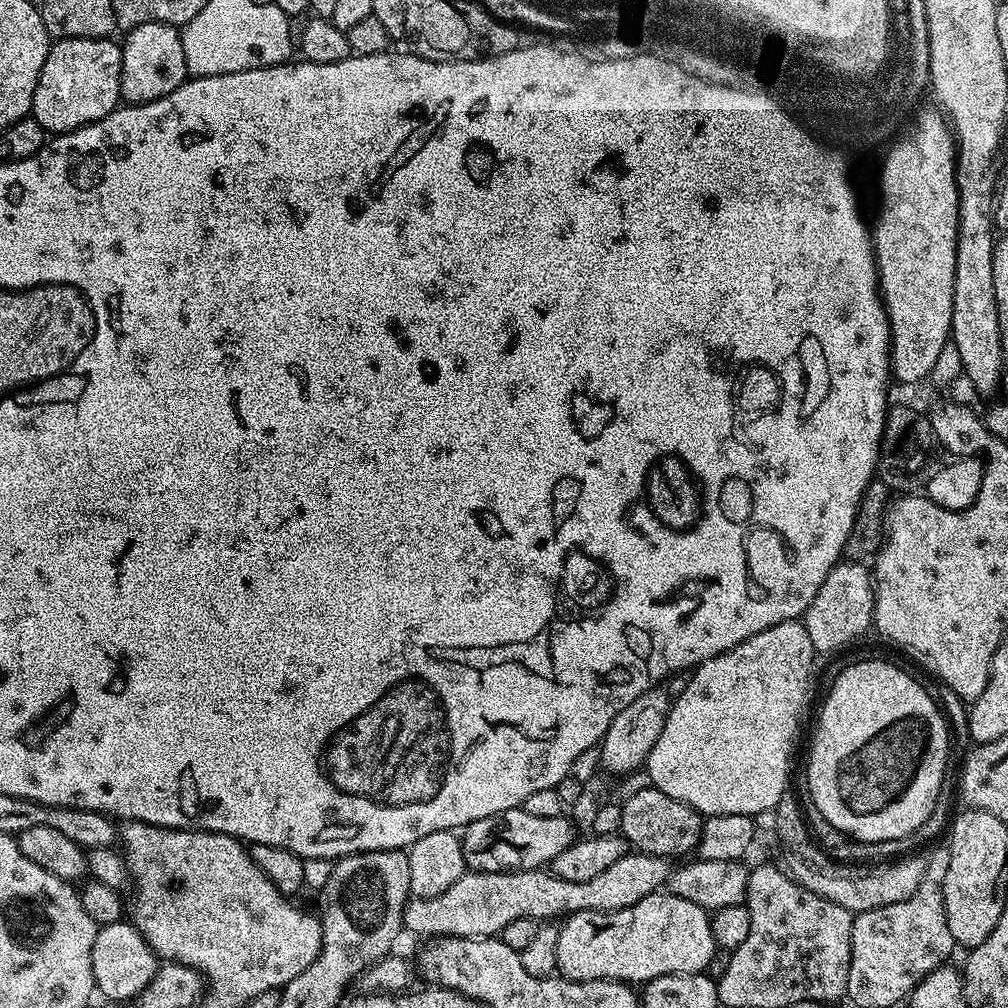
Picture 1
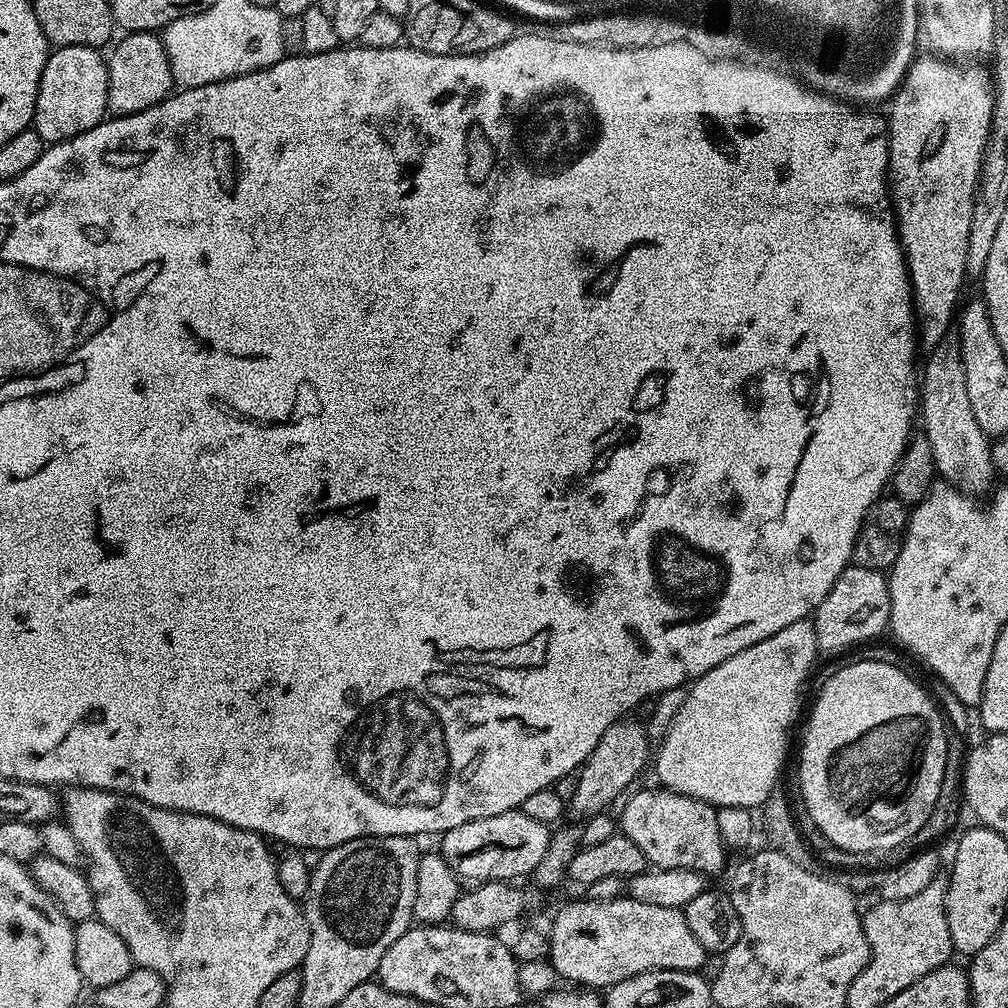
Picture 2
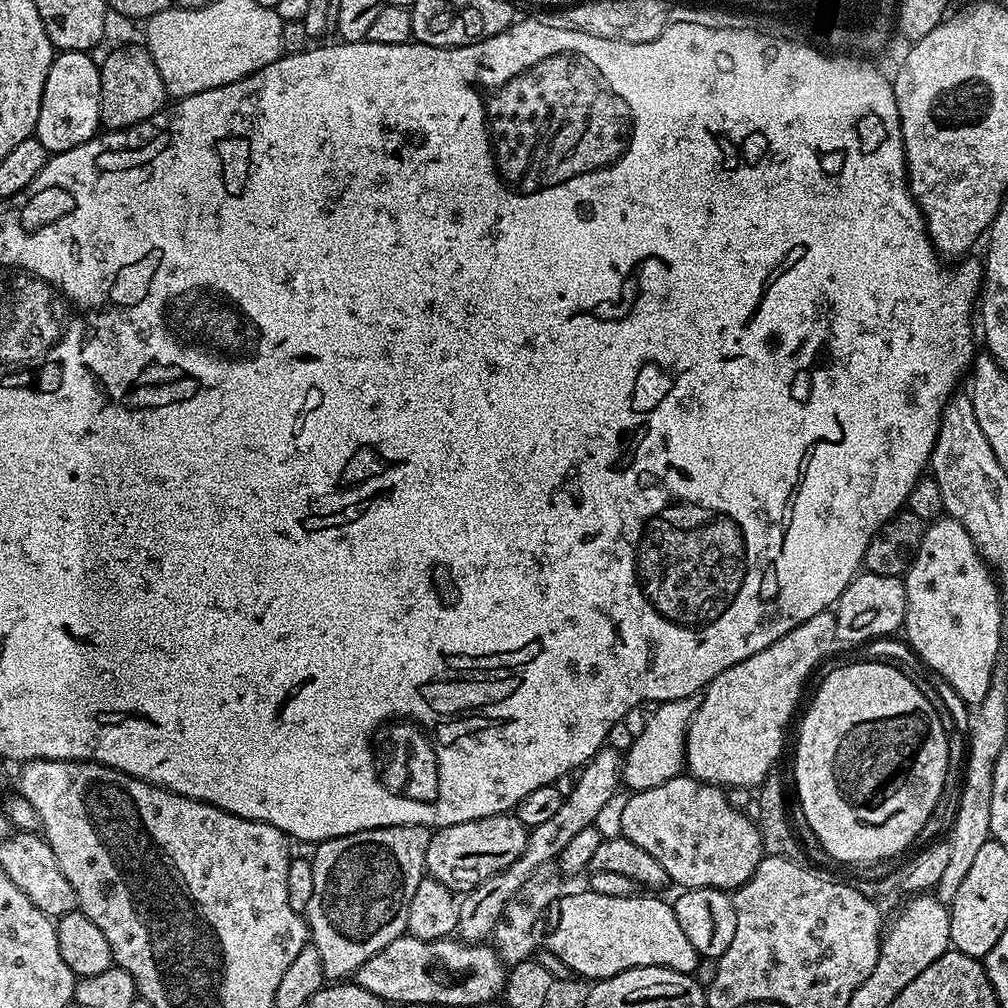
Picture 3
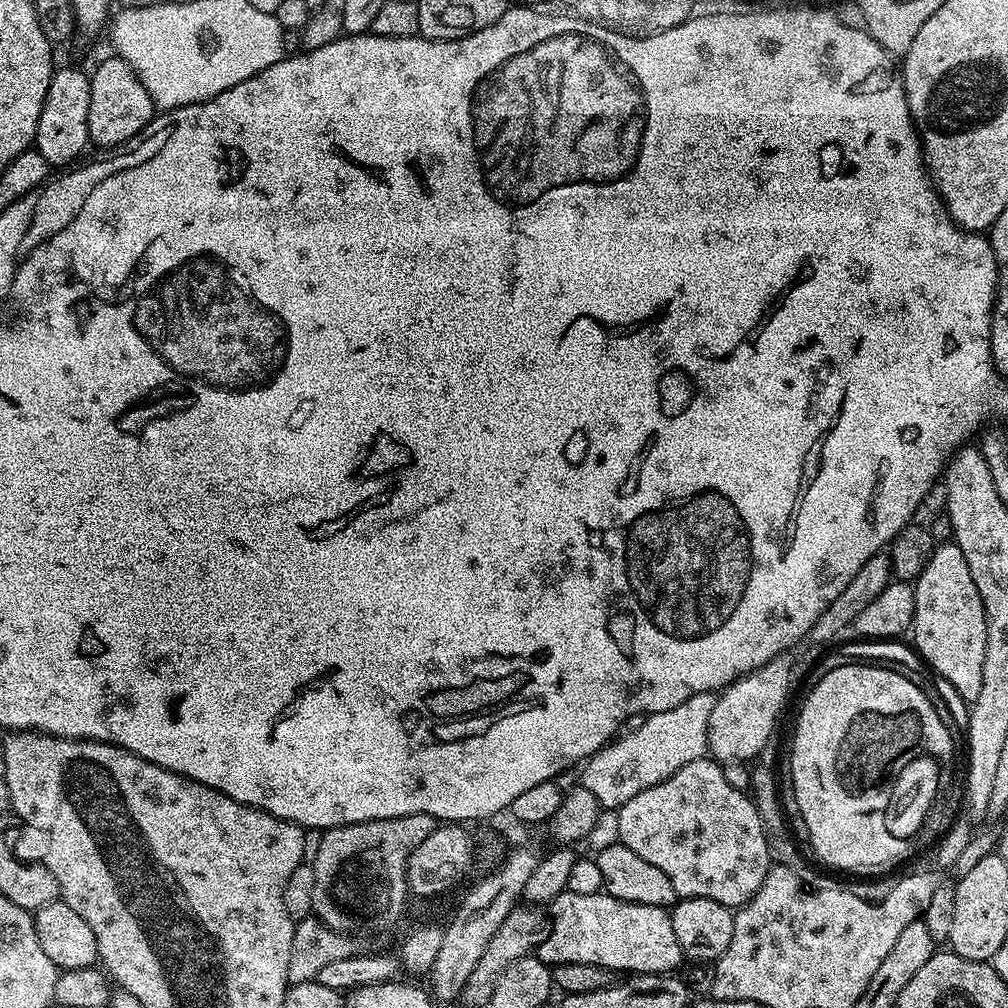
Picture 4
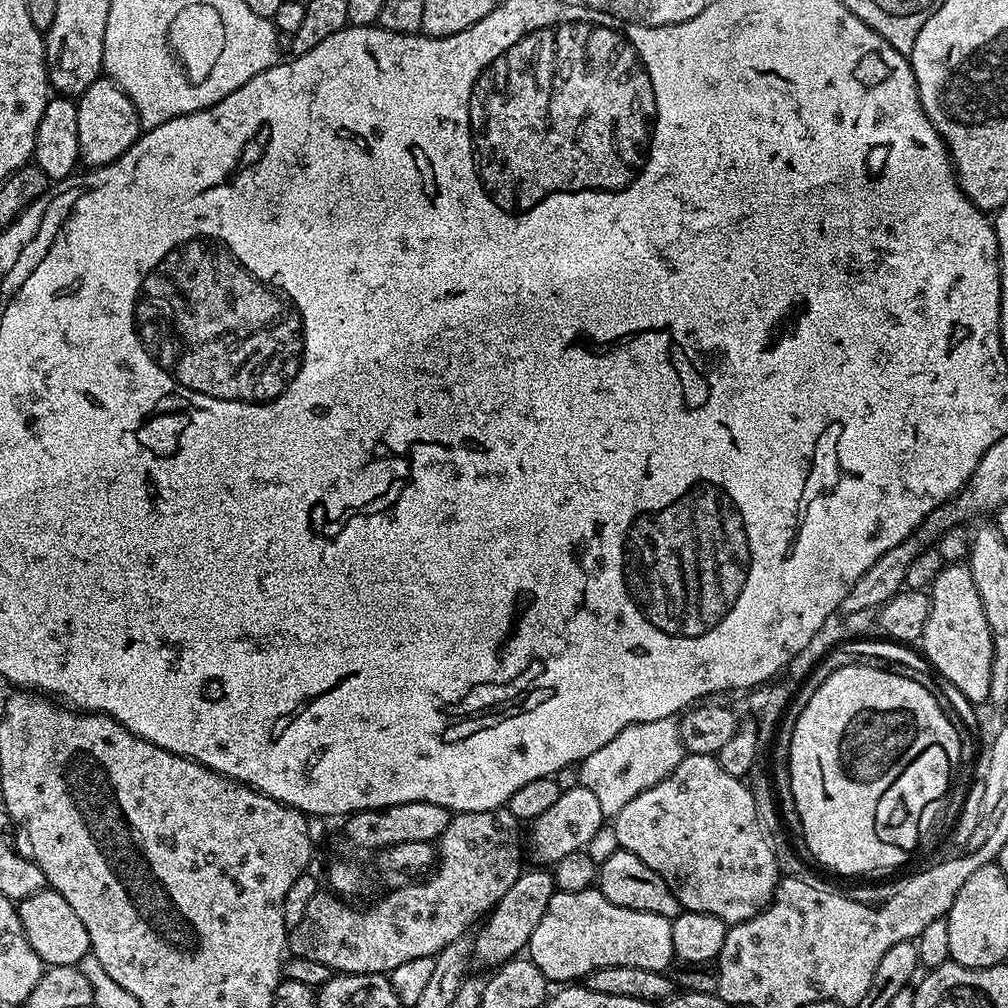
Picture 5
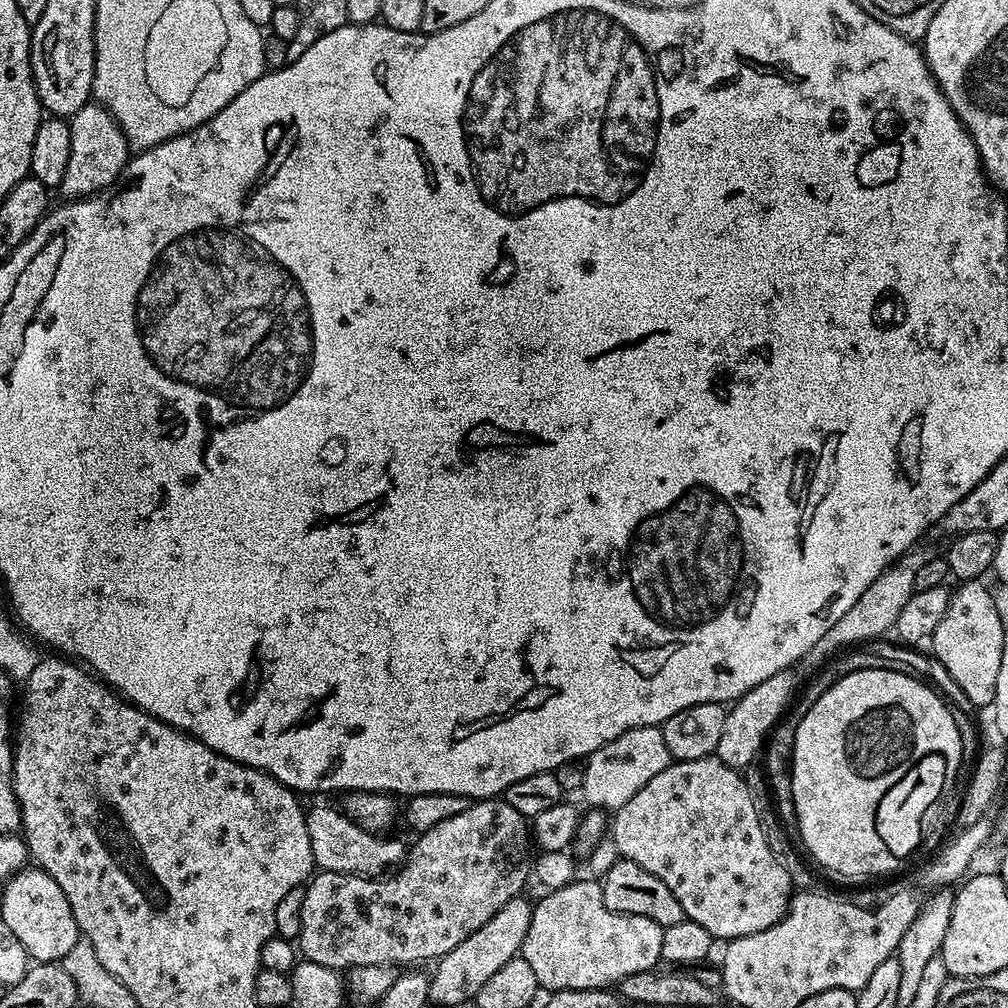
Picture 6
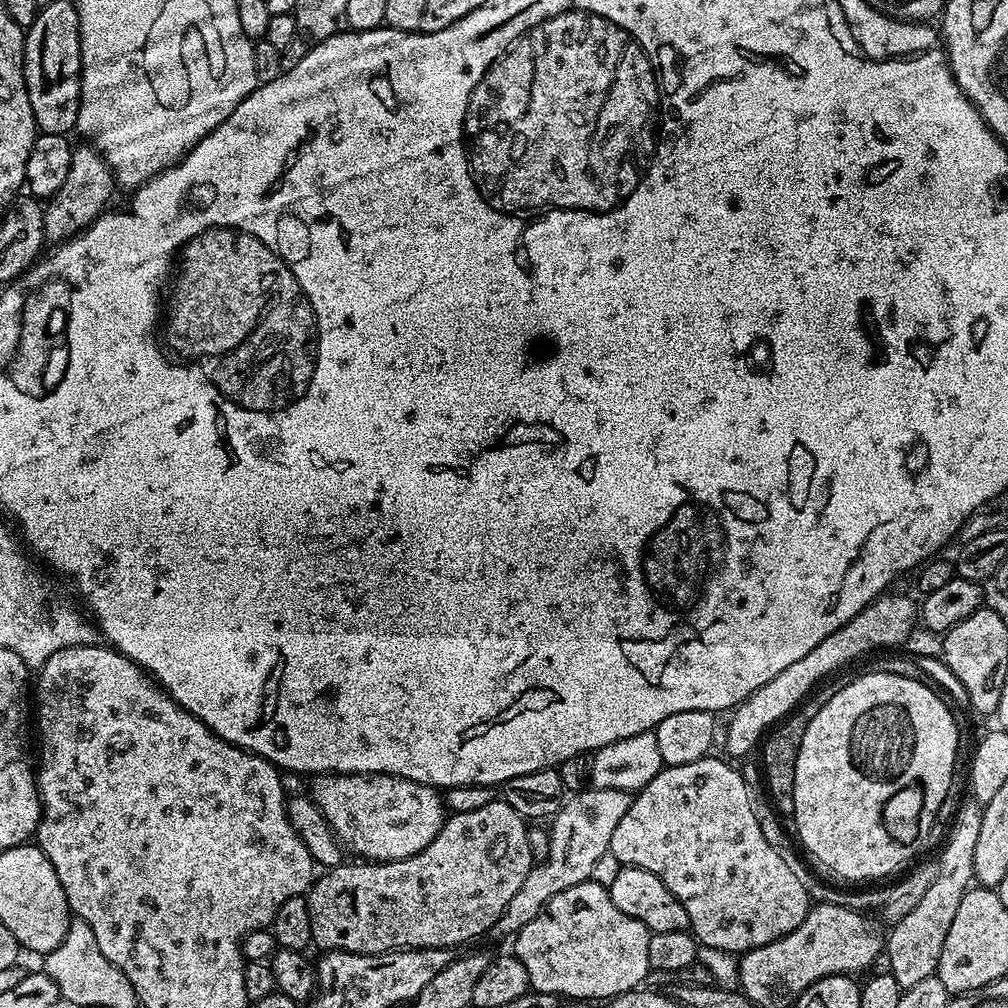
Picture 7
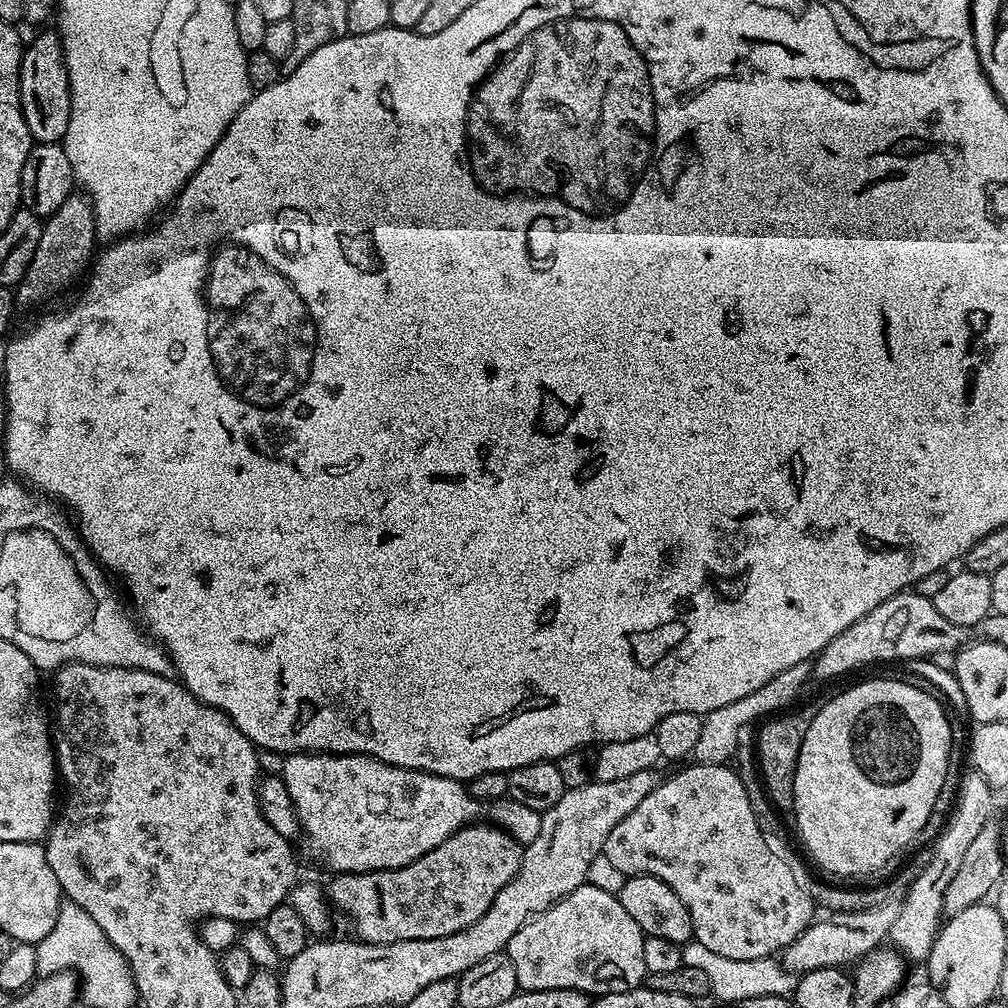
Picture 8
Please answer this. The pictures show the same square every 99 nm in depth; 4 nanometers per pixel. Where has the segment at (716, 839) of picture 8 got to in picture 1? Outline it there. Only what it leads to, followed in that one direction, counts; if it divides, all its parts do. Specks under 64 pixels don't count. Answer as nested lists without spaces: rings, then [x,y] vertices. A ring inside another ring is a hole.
[[[650,787],[638,790],[634,798],[630,798],[622,805],[620,832],[636,852],[667,858],[684,855],[687,857],[697,851],[701,823],[701,813],[694,811],[690,805],[678,802],[670,798],[670,794],[662,794],[662,790]]]

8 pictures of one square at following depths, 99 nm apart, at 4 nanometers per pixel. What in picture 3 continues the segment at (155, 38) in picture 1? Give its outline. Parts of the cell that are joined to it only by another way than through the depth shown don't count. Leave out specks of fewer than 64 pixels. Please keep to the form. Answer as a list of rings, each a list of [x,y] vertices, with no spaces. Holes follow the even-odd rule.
[[[124,44],[99,61],[100,123],[105,129],[129,128],[165,107],[162,74],[158,74],[158,66],[154,66],[154,58],[147,47],[137,44]]]

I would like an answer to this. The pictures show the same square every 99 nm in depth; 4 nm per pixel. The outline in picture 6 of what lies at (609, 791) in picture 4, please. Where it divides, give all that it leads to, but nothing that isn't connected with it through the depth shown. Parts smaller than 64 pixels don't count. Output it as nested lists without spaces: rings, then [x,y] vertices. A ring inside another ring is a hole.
[[[659,727],[635,728],[626,730],[614,742],[606,742],[598,750],[586,757],[584,769],[584,787],[582,796],[589,800],[591,807],[596,810],[615,810],[626,806],[650,778],[655,778],[673,763],[670,750],[666,750],[666,738]]]

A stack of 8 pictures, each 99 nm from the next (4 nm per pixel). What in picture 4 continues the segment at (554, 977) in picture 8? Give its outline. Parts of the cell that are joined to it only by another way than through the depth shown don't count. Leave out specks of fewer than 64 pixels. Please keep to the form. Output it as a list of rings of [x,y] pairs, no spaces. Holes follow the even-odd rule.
[[[565,890],[550,902],[549,933],[546,940],[535,948],[534,954],[546,965],[564,963],[594,963],[617,974],[672,974],[686,957],[674,934],[672,918],[667,908],[642,906],[619,900],[603,891],[594,894],[574,894]]]

